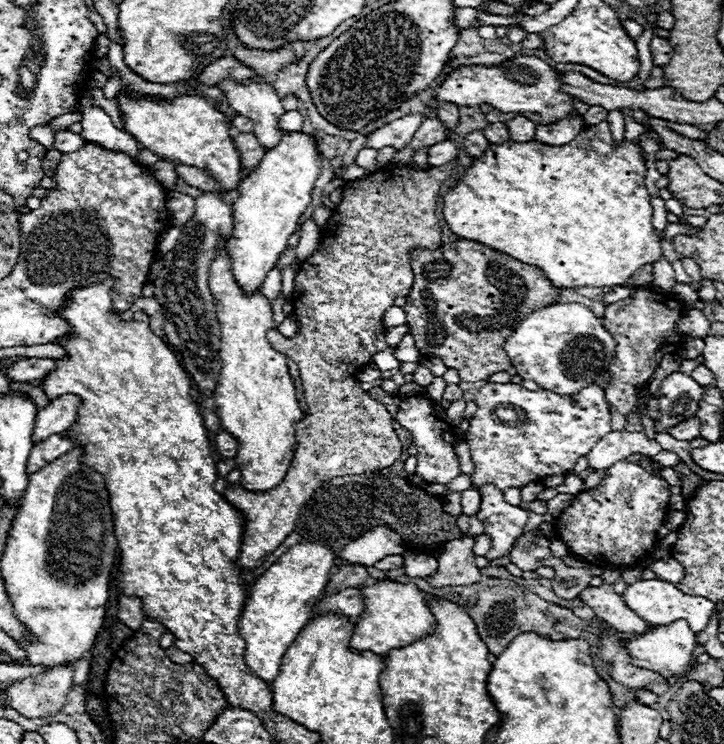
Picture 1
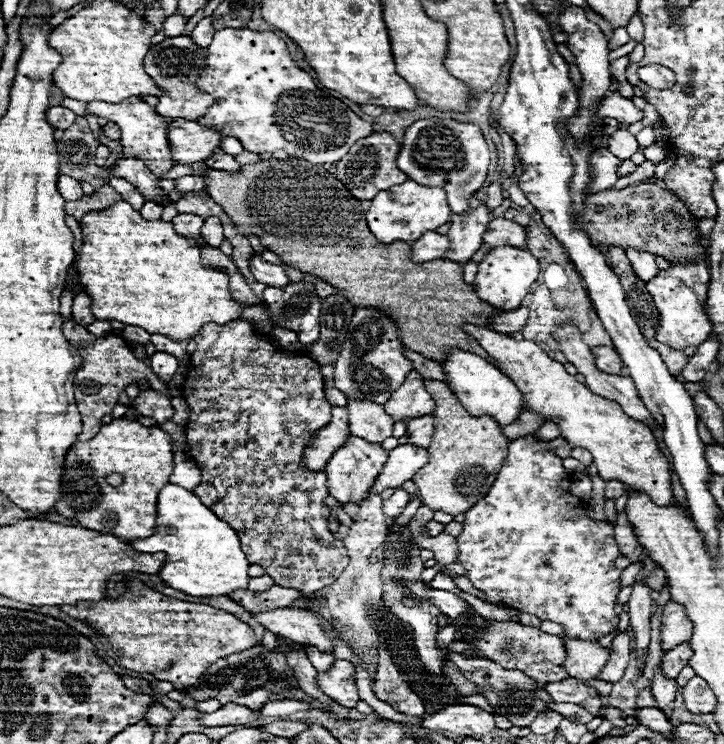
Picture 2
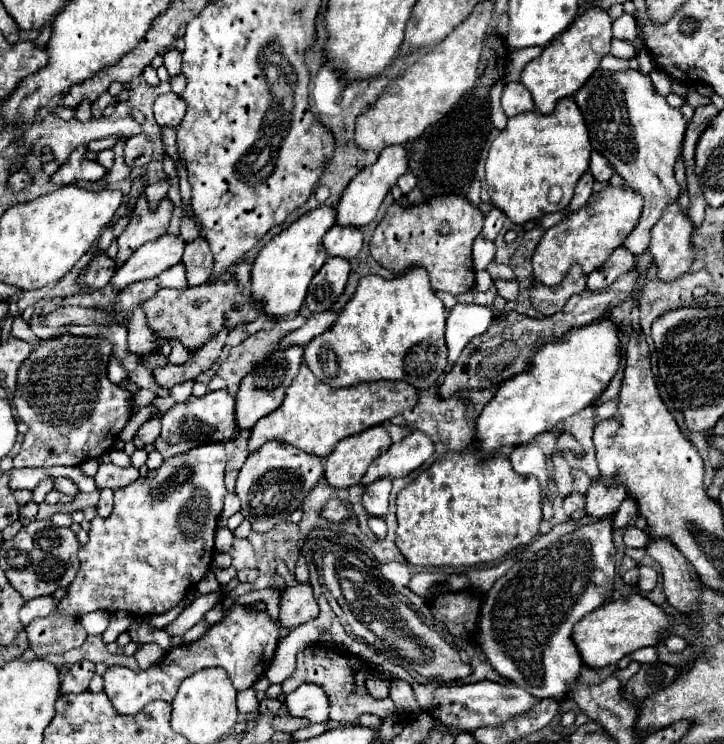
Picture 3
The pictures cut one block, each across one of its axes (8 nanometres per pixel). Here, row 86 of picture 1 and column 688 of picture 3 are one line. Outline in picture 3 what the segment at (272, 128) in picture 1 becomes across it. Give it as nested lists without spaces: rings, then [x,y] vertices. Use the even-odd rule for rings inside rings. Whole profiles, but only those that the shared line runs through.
[[[678,202],[670,204],[652,228],[648,250],[654,258],[654,264],[658,266],[658,278],[662,282],[676,280],[690,272],[696,258],[692,230],[692,220],[680,212]]]

